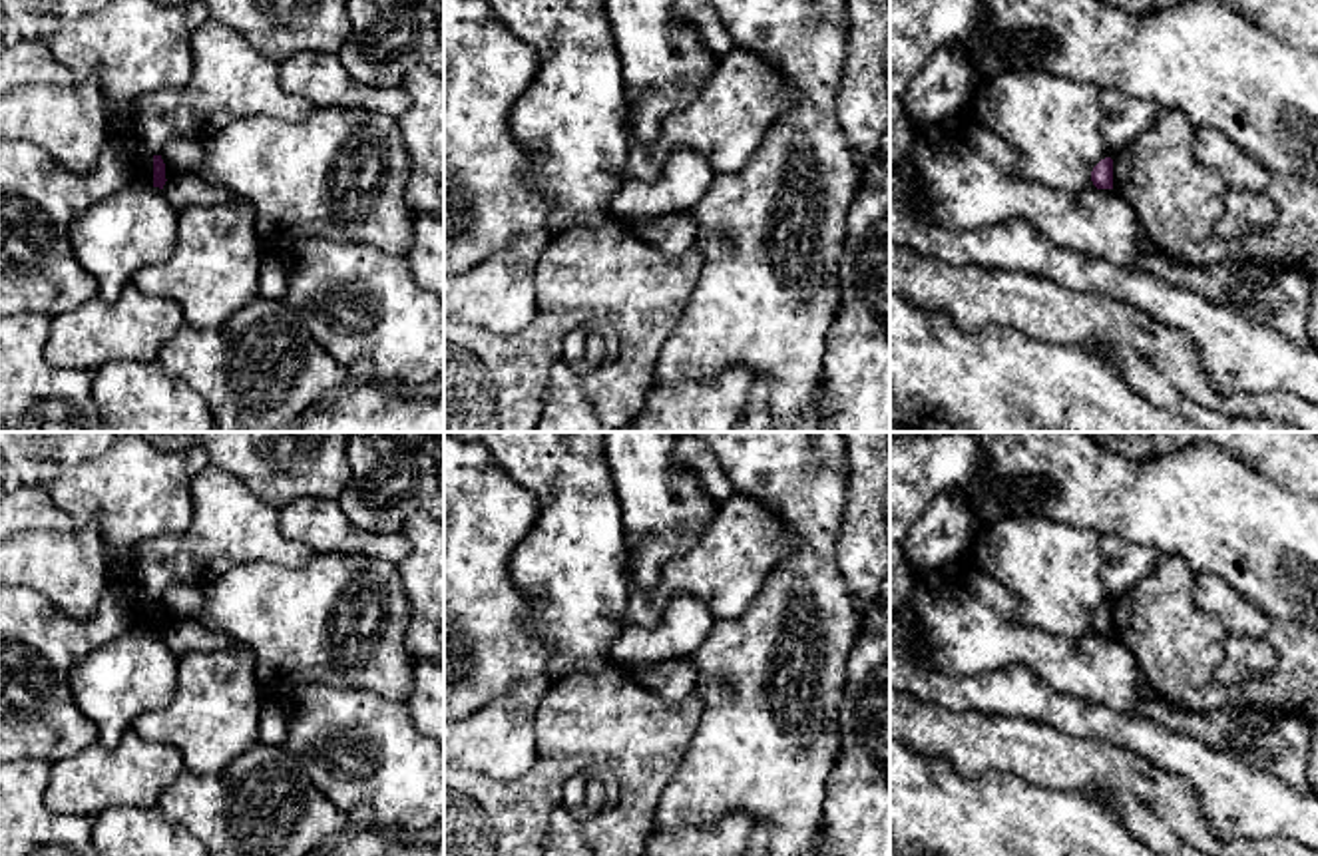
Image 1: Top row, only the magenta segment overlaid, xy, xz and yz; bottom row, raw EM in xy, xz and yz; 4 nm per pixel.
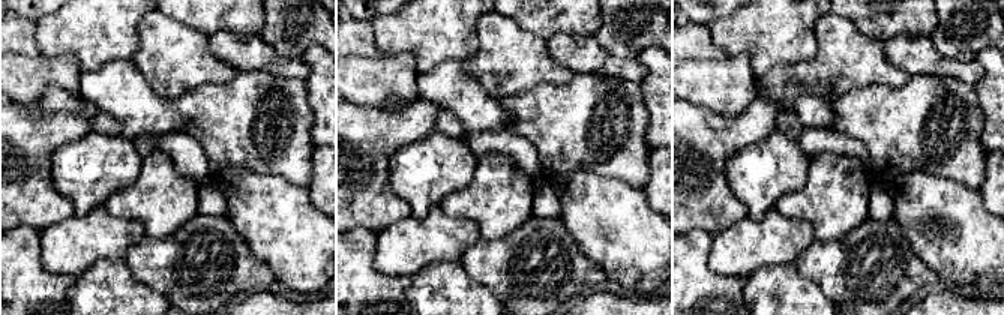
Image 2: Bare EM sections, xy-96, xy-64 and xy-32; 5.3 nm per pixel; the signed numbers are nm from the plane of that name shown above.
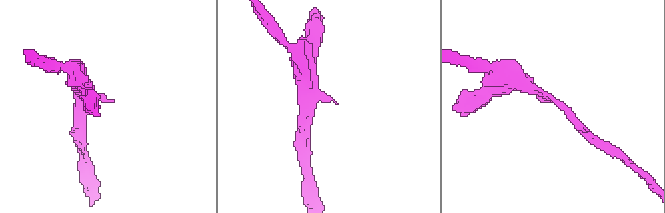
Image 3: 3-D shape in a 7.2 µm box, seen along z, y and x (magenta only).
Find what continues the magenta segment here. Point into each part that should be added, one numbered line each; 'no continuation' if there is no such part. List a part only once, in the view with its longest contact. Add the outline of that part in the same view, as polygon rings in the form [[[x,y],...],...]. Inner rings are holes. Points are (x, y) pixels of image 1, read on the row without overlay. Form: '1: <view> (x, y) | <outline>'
no continuation

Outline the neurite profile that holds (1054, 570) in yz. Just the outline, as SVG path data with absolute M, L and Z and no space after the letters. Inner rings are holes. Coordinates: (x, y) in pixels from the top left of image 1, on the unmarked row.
M1023 514L978 530L972 557L982 571L997 579L1015 597L1019 623L1055 635L1079 637L1093 631L1093 613L1115 601L1103 575L1105 559L1099 537L1093 530Z

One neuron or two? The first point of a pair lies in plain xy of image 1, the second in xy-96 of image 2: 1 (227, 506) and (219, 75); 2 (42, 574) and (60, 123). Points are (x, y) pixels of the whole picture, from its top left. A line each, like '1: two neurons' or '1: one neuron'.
1: one neuron
2: two neurons

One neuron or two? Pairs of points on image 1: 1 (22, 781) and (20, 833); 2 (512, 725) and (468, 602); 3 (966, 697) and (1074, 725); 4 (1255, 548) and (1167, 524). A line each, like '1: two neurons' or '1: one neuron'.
1: one neuron
2: two neurons
3: one neuron
4: one neuron

